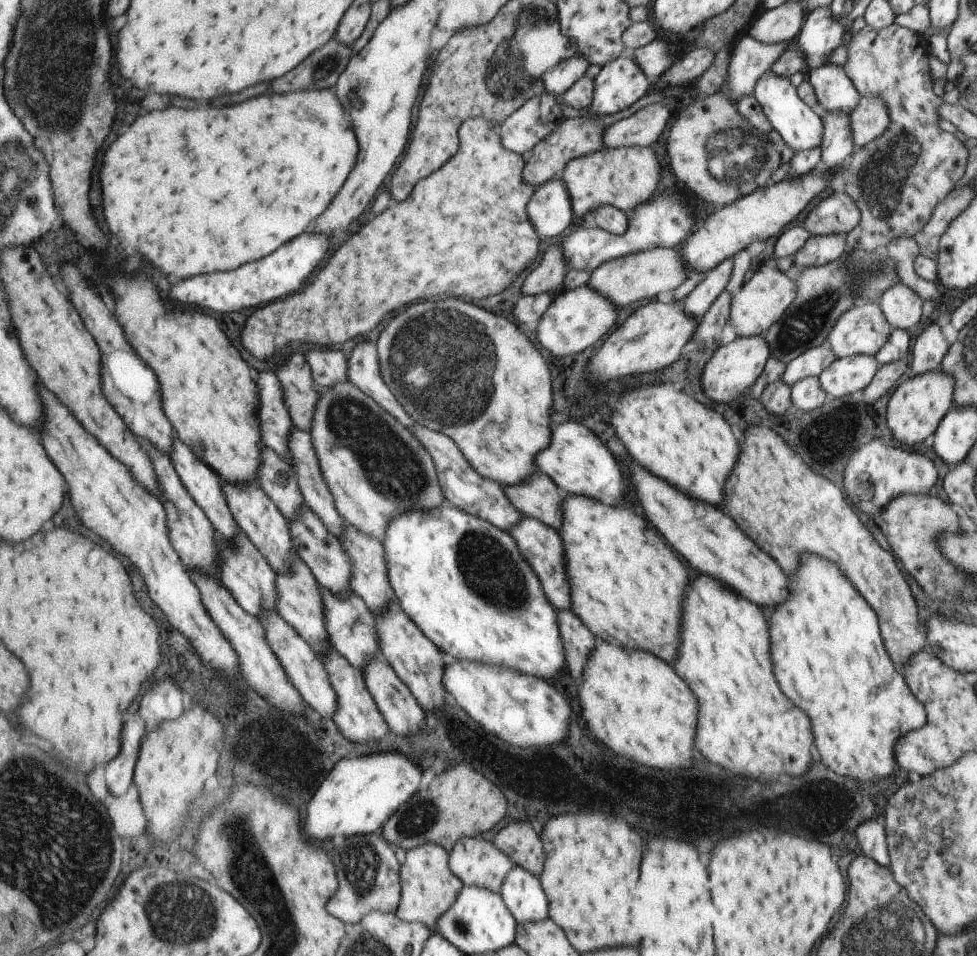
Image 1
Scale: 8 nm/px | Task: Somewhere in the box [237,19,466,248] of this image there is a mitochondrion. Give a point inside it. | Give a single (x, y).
(330, 64)

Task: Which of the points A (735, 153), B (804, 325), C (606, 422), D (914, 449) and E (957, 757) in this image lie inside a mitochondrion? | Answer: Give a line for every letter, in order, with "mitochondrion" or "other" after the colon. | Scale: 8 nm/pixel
A: mitochondrion
B: mitochondrion
C: other
D: other
E: other

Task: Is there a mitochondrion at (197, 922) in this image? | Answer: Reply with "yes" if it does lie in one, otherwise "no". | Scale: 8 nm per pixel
yes

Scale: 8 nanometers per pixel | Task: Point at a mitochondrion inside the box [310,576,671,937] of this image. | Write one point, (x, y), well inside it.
(360, 862)

